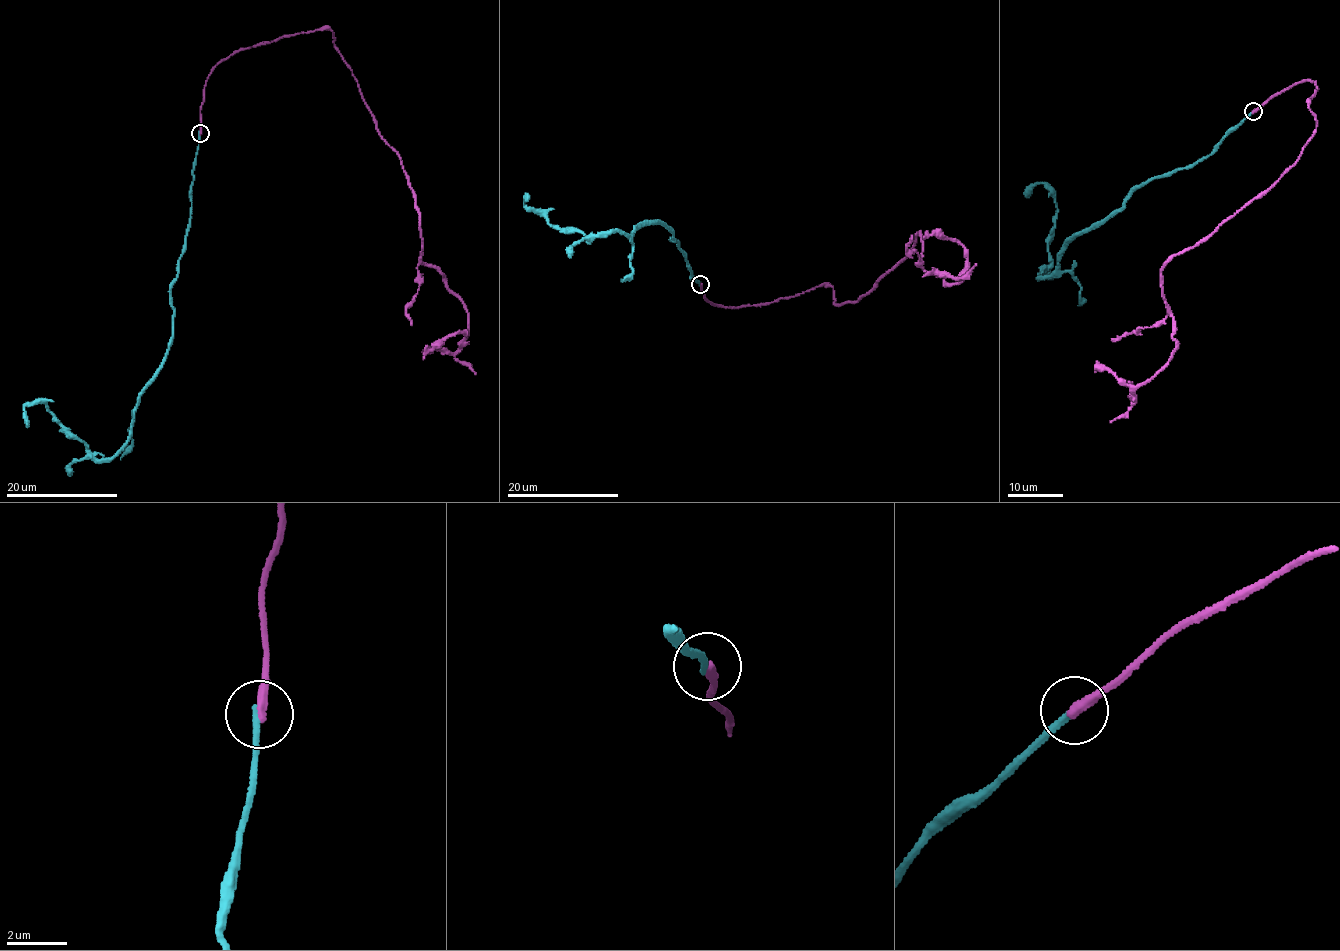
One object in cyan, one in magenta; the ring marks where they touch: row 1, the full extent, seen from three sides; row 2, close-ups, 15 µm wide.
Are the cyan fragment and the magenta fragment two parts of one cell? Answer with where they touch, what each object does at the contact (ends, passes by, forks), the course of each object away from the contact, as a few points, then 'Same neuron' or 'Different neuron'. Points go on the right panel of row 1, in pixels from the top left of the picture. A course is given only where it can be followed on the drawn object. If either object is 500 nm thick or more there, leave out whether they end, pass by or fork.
Place: (1253, 111). At the ring cyan ends. At the ring magenta ends. Course of cyan: (1253, 112), (1209, 155), (1136, 188), (1039, 278), (1051, 264), (1055, 199), (1043, 183), (1026, 197). Course of magenta: (1253, 112), (1316, 83), (1316, 130), (1294, 163), (1163, 267), (1175, 349), (1164, 366), (1135, 386), (1094, 372). Different neuron

